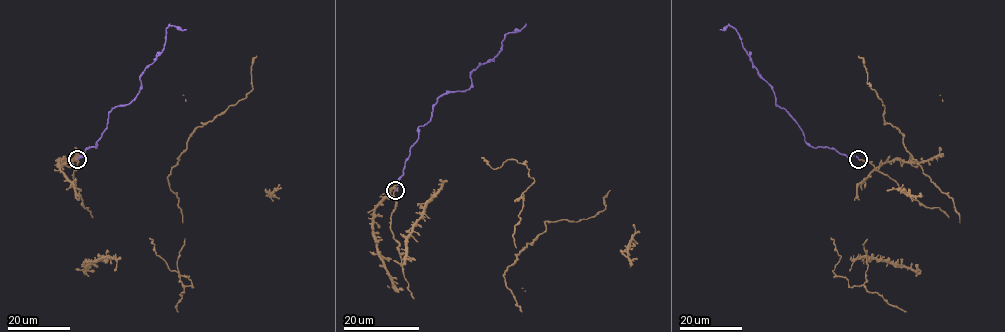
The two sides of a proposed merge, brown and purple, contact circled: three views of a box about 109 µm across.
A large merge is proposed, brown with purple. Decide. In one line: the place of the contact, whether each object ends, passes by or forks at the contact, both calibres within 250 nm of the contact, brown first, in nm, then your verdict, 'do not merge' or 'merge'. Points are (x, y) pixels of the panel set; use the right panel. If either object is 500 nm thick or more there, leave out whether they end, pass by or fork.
at (858, 159); brown ends there; purple ends there; 240 nm thick on the brown side, 200 nm on the other; merge

